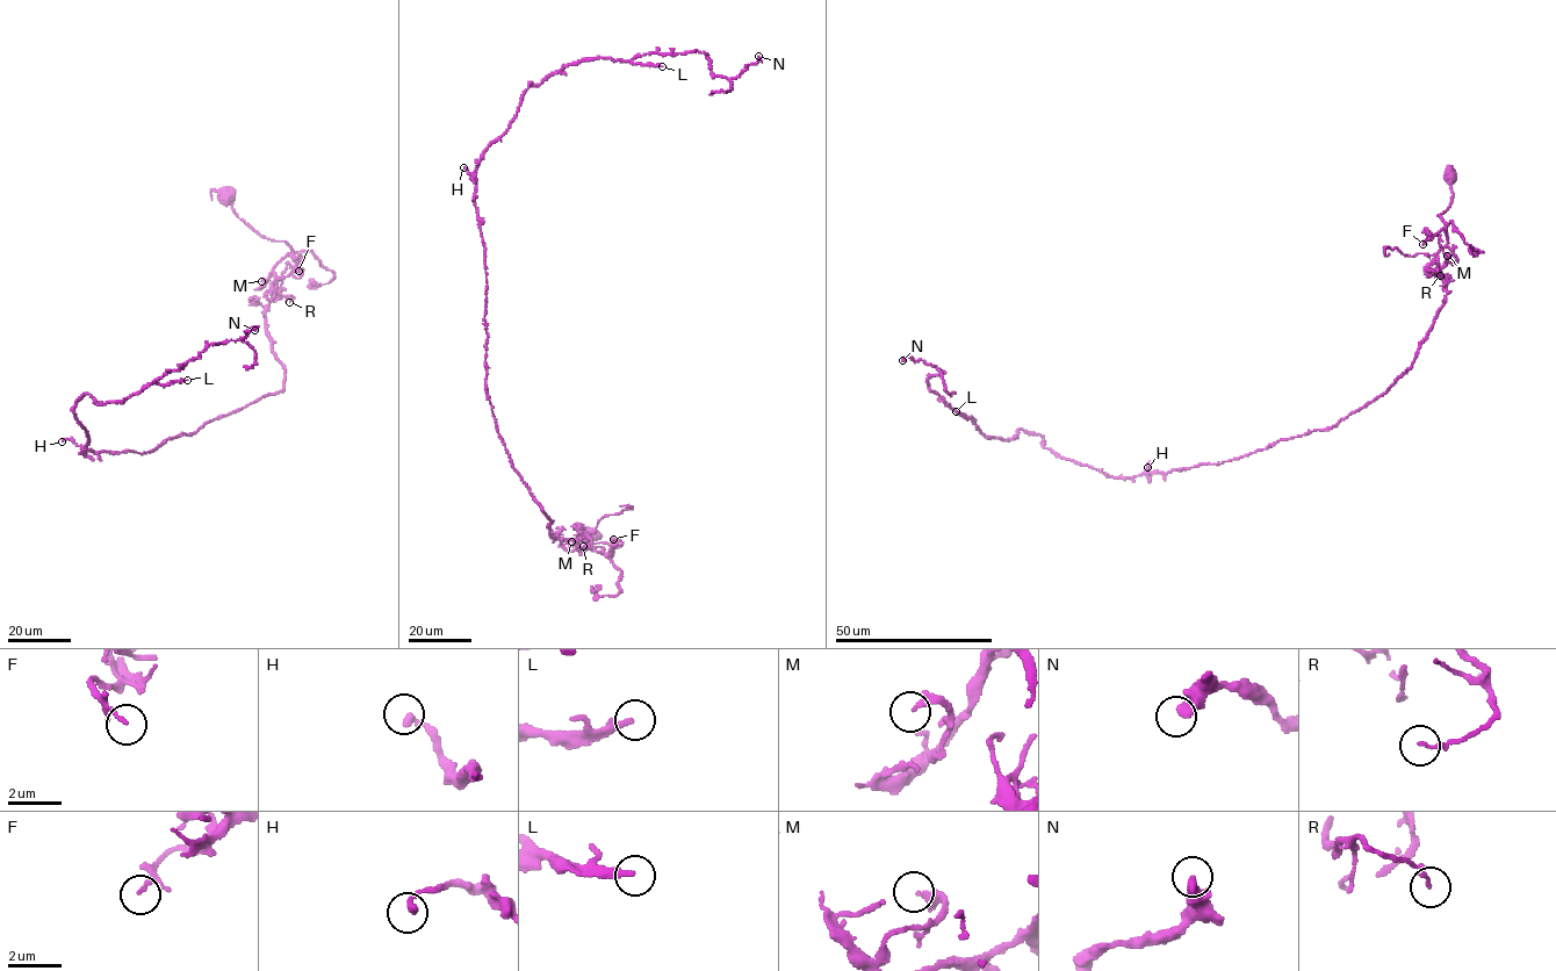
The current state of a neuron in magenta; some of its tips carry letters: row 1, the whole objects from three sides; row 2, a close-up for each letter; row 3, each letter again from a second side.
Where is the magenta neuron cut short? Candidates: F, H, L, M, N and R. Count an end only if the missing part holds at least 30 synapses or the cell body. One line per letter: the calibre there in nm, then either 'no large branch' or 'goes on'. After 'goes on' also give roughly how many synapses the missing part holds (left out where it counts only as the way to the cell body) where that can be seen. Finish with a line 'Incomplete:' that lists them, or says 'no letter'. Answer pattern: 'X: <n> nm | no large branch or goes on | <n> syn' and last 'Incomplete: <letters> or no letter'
F: 140 nm | no large branch
H: 280 nm | no large branch
L: 260 nm | goes on | 180 syn
M: 280 nm | no large branch
N: 460 nm | no large branch
R: 130 nm | no large branch
Incomplete: L

